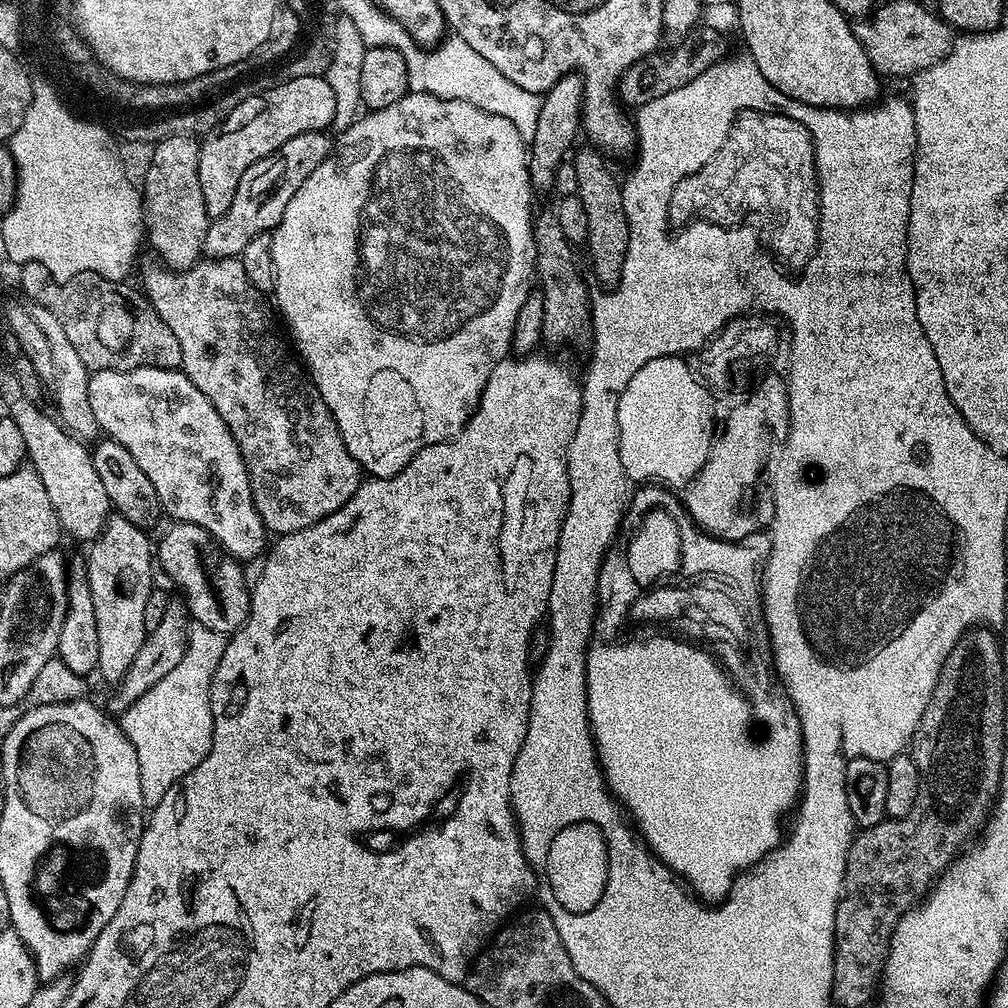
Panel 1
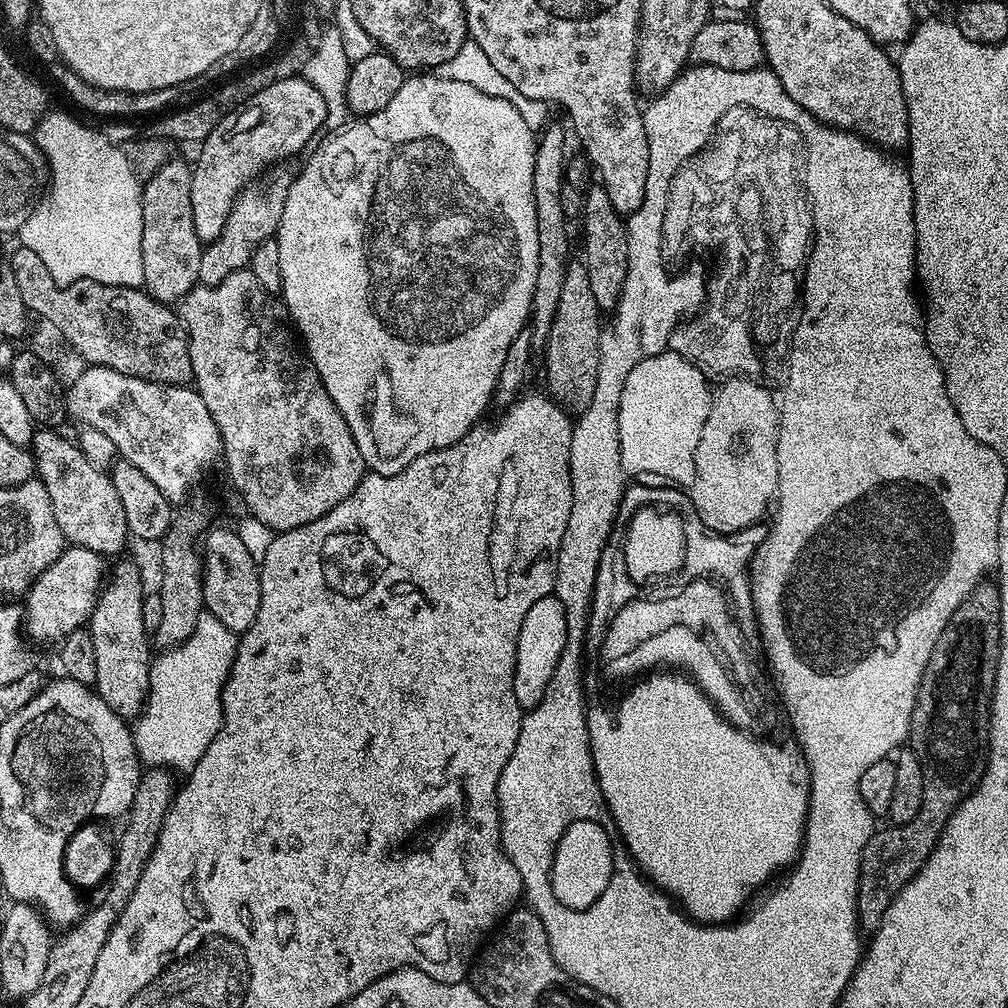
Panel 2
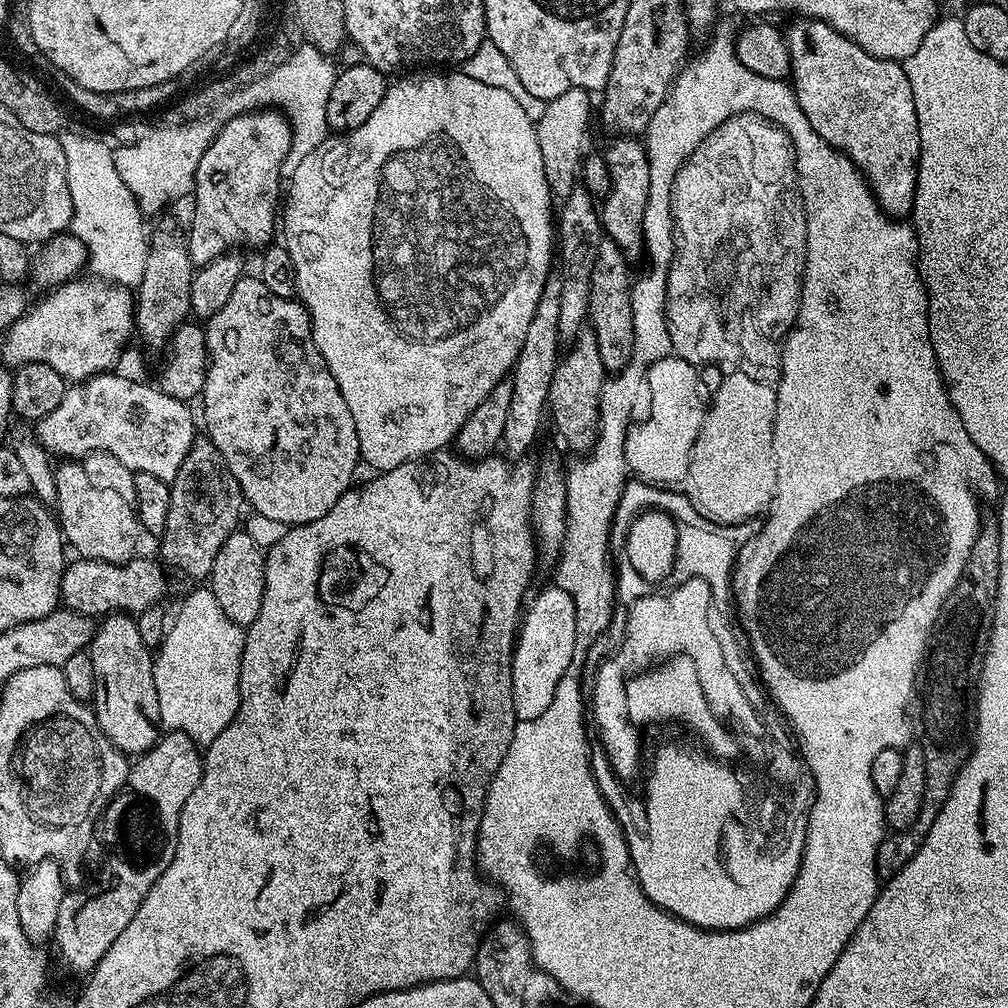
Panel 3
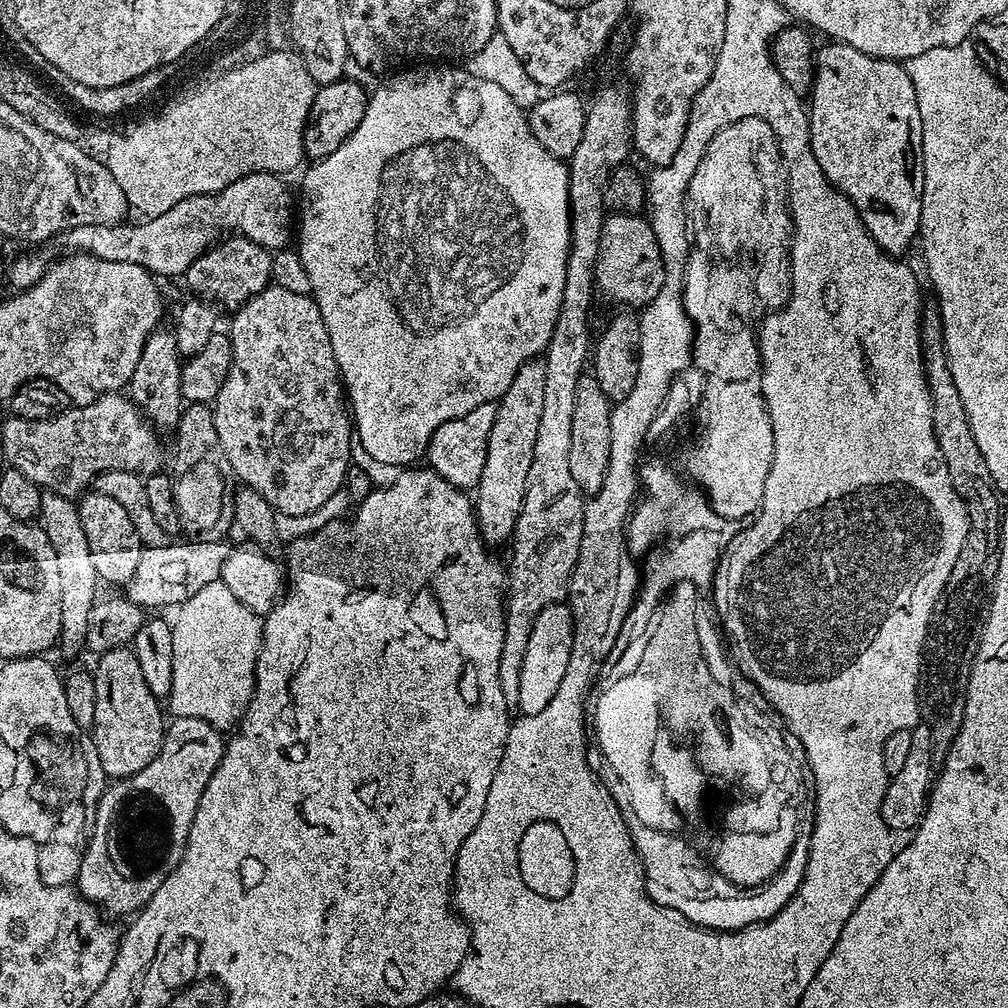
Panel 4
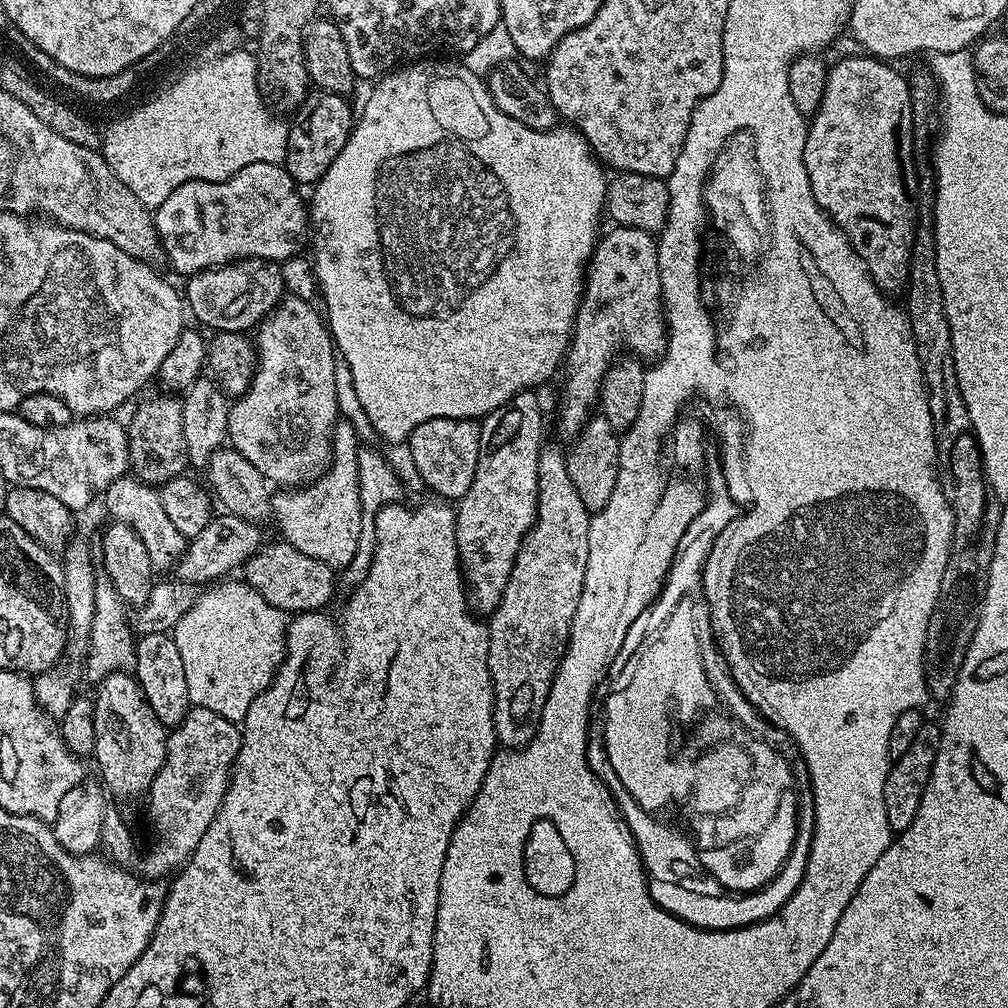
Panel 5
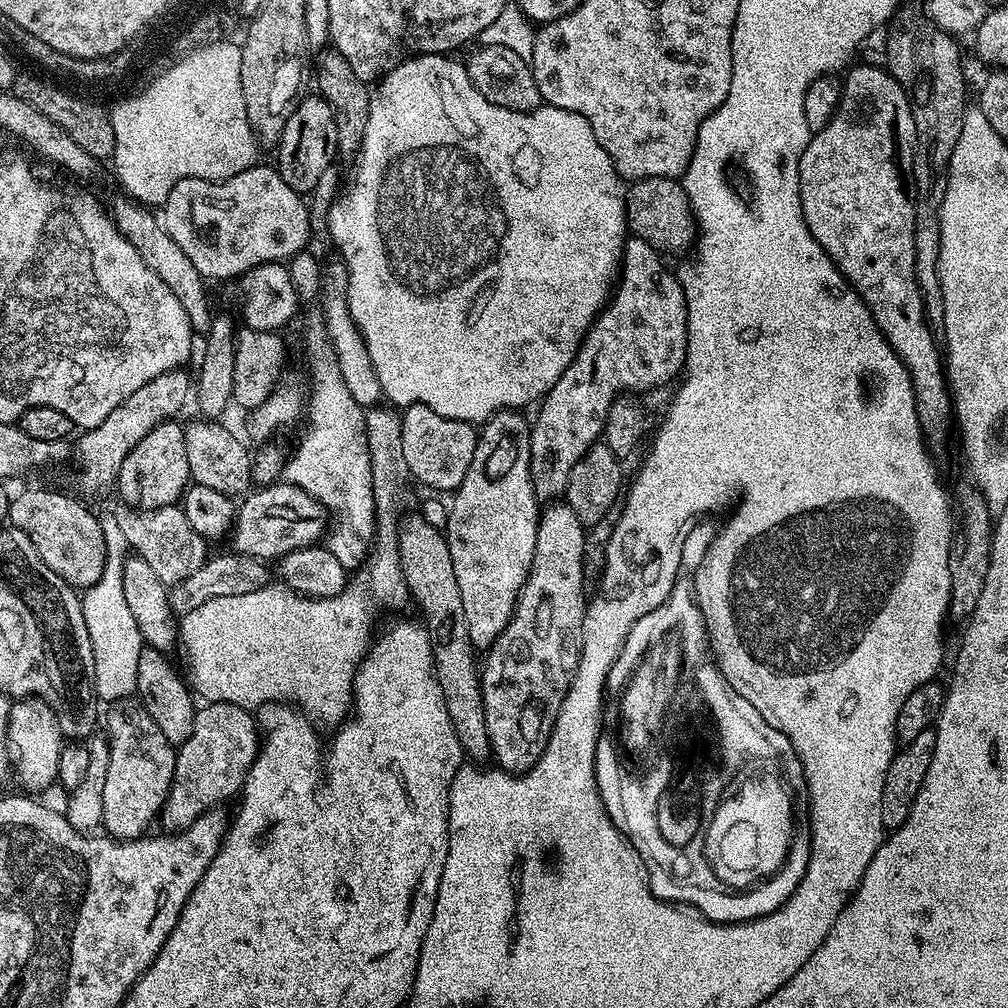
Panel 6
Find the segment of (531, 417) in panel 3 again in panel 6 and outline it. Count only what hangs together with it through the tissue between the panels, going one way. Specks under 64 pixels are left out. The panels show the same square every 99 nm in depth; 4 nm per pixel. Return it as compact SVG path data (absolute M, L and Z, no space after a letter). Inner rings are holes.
M505 410L503 412L498 412L496 415L489 418L488 421L479 429L478 439L476 442L476 449L474 450L474 462L470 462L470 470L466 470L466 478L460 484L459 488L456 489L454 495L451 497L452 500L452 509L448 512L448 528L446 527L446 535L448 538L448 545L450 546L450 562L454 562L454 578L458 578L458 590L462 593L462 610L466 610L466 627L470 629L470 642L473 646L475 646L478 650L487 650L491 648L492 643L500 637L502 632L506 630L506 626L510 622L510 618L512 617L512 611L516 608L516 599L520 596L520 591L522 590L522 586L526 582L526 578L528 577L528 571L530 570L530 566L532 565L532 559L534 558L534 546L536 545L536 535L538 534L538 530L540 529L540 514L542 511L541 501L536 498L536 488L532 485L532 470L530 464L530 438L532 437L532 425L530 423L529 417L524 417L525 413L520 410Z

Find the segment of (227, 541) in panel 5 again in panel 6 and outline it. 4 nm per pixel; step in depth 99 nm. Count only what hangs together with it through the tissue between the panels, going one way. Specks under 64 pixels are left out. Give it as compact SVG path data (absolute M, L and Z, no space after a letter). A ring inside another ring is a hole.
M273 482L257 487L243 497L230 533L231 547L254 559L276 562L294 550L319 545L325 539L329 525L329 510L306 490L290 483Z

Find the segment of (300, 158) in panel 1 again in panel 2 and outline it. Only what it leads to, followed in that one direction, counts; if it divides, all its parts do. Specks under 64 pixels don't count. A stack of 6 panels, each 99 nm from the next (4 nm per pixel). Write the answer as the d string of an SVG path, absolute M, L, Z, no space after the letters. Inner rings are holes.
M281 162L261 172L257 179L245 184L226 218L226 226L222 226L222 234L204 244L202 266L198 269L200 284L217 284L222 282L222 278L230 278L230 274L247 268L254 250L258 250L262 242L275 237L282 222L286 194L290 194L290 186L296 179L297 169L291 168L292 166L291 163Z

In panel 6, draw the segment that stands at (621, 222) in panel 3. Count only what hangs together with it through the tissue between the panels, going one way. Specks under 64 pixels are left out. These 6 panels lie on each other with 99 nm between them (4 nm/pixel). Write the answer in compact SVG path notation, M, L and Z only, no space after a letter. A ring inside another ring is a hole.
M635 238L625 239L624 242L624 259L622 267L618 273L618 283L615 285L614 291L611 293L607 304L600 310L600 315L589 328L588 333L584 336L584 341L580 344L578 354L574 358L574 362L570 362L570 366L562 374L562 378L558 378L558 382L550 389L547 396L544 397L539 405L540 413L537 414L536 420L531 421L532 437L530 438L530 464L532 470L532 485L536 488L536 498L541 502L552 502L557 498L565 495L568 487L568 479L570 478L570 470L574 470L574 466L585 454L595 446L595 444L603 437L604 423L606 422L606 414L610 410L610 406L618 397L625 394L644 394L647 388L660 388L663 384L668 384L672 379L675 381L681 375L684 367L684 359L688 357L688 315L686 314L686 298L684 291L680 285L677 273L672 272L664 265L665 257L656 251L654 246L646 241Z

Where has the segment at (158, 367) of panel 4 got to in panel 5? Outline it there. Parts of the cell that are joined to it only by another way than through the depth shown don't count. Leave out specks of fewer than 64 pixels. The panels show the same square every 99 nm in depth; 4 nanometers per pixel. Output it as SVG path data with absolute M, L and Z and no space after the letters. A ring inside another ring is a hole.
M175 395L148 396L132 412L132 421L127 421L128 449L130 450L130 472L143 484L159 486L170 482L170 478L185 475L189 467L186 454L186 434L182 430L182 403Z

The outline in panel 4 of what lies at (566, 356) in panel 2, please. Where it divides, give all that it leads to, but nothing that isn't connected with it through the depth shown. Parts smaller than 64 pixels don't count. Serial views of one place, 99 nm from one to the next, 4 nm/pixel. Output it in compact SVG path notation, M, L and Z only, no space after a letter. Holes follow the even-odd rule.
M585 374L578 378L570 434L570 474L574 474L574 482L578 482L580 491L588 498L598 494L610 466L610 418L613 407L613 401L606 398L606 393L602 391L602 386L598 386L595 375Z

